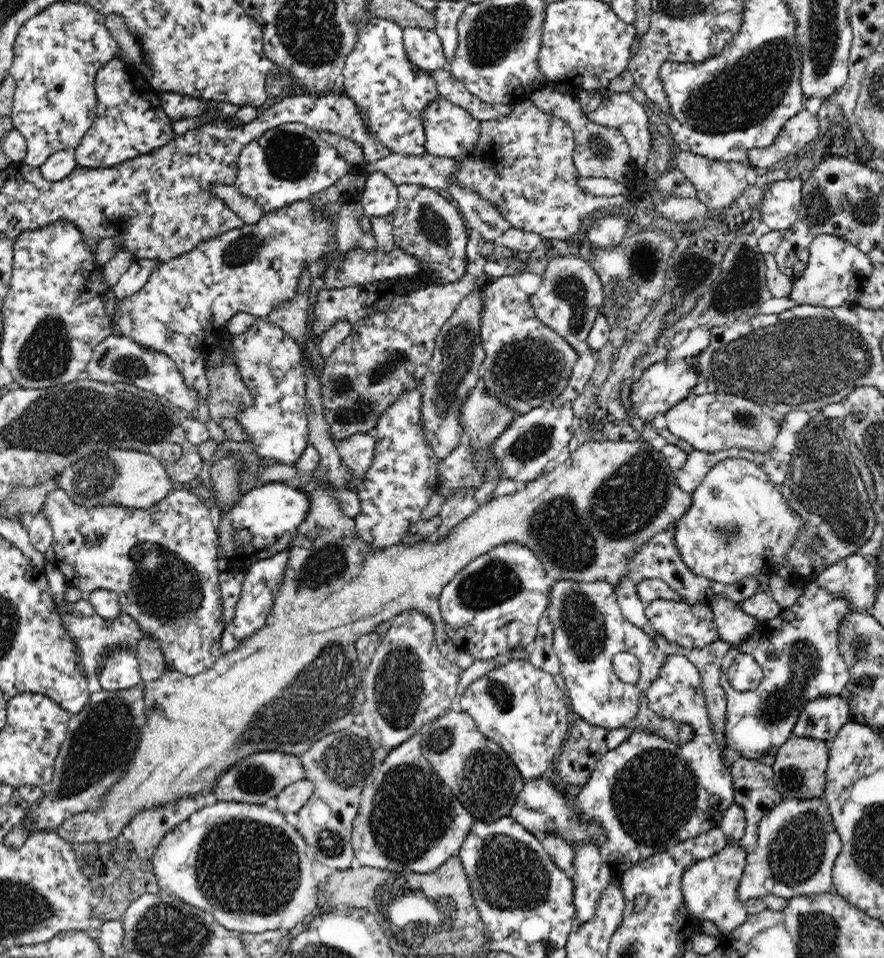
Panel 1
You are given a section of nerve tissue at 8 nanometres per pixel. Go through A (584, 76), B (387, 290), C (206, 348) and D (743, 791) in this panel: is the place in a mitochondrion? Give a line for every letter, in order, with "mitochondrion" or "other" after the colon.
A: other
B: other
C: other
D: other

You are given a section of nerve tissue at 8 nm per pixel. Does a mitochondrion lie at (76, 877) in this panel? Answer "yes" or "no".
no

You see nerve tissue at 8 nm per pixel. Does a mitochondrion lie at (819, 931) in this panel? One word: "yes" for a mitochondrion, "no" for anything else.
yes

